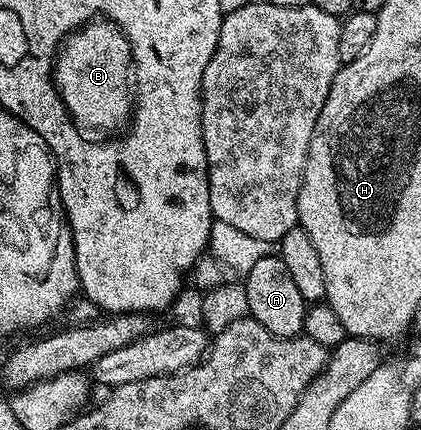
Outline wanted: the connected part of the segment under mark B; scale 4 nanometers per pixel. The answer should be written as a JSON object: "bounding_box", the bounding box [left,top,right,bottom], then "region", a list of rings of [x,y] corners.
{"bounding_box":[54,18,136,134],"region":[[[102,18],[97,22],[91,22],[88,24],[83,24],[81,28],[70,33],[65,40],[62,41],[62,47],[59,48],[57,56],[54,57],[54,84],[58,87],[58,93],[60,98],[64,102],[64,106],[69,110],[71,118],[74,119],[74,123],[78,125],[79,129],[87,130],[86,128],[91,128],[94,132],[102,132],[98,134],[114,134],[114,132],[119,128],[119,130],[125,129],[127,127],[128,121],[132,116],[132,109],[136,103],[136,92],[132,87],[132,69],[134,67],[134,56],[130,52],[130,39],[122,33],[121,28],[117,24]]]}

